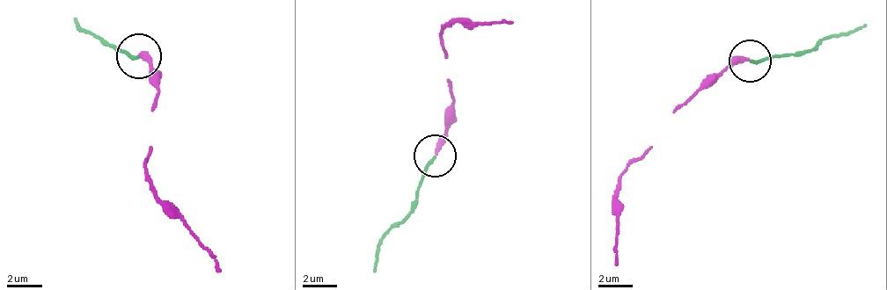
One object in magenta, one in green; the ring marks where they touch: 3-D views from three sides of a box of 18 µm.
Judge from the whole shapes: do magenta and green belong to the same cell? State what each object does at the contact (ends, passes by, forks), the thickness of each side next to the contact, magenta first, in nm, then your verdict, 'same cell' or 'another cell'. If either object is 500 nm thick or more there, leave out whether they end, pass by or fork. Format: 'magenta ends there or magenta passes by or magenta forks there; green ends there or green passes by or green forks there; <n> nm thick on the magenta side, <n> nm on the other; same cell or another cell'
magenta ends there; green ends there; 340 nm thick on the magenta side, 170 nm on the other; same cell

